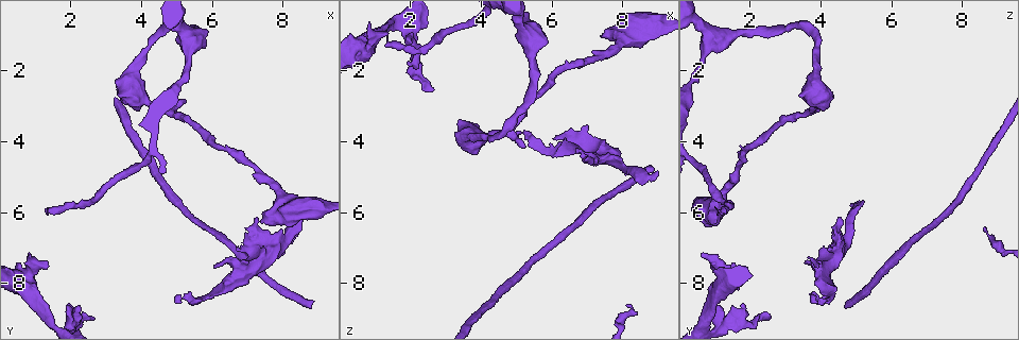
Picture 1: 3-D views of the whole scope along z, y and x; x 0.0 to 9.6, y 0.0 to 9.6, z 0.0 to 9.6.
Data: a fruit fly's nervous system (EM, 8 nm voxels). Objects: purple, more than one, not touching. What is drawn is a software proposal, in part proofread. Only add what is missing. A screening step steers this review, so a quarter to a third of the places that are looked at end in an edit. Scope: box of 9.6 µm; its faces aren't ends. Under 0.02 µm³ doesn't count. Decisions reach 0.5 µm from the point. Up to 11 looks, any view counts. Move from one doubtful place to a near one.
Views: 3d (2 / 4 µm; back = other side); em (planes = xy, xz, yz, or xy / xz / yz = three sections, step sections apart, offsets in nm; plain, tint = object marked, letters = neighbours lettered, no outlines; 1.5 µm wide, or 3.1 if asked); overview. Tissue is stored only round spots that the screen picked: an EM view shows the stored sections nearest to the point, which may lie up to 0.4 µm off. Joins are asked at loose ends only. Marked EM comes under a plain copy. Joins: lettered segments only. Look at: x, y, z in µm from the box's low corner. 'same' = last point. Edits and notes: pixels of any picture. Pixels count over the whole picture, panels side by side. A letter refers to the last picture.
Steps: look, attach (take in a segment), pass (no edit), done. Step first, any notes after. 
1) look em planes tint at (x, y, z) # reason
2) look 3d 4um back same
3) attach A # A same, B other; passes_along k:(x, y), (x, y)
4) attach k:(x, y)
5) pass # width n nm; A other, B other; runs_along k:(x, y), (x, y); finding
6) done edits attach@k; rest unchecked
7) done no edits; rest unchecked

look 3d 4um at (4.95, 8.55, 3.90) # an open end

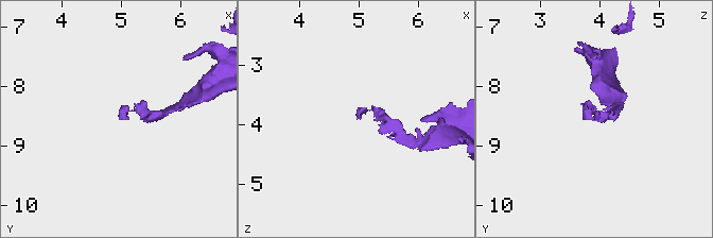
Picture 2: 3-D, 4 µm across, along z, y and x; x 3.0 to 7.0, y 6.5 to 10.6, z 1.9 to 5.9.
look em planes letters at (4.95, 8.50, 3.95)

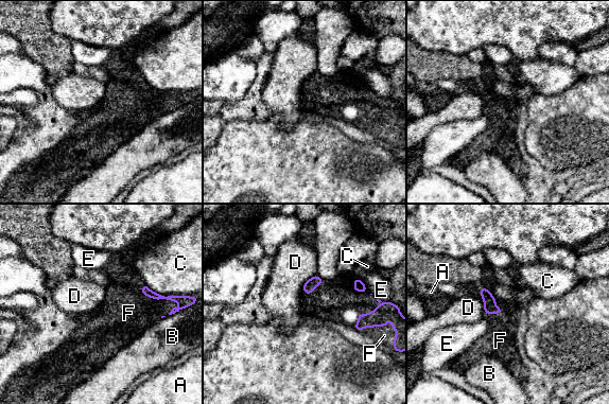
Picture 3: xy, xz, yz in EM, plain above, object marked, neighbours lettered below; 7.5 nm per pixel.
attach F # A other, B other, C other, D other, E other, F same; passes_along 3:(185, 301), (155, 299), (128, 313); it goes on there

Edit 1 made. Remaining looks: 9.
look em xy step 4 tint at (2.65, 9.00, 2.55) # free end

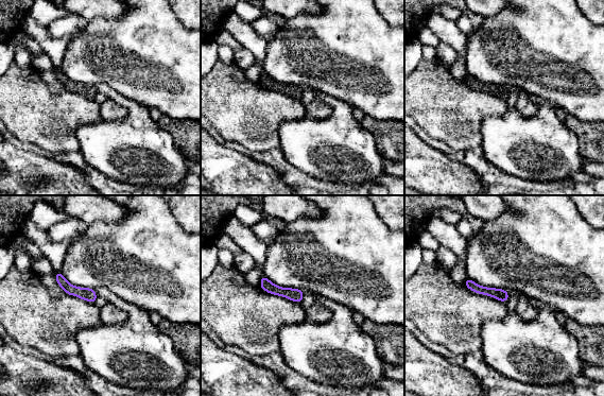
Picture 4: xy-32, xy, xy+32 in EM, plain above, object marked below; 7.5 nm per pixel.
look em planes letters same

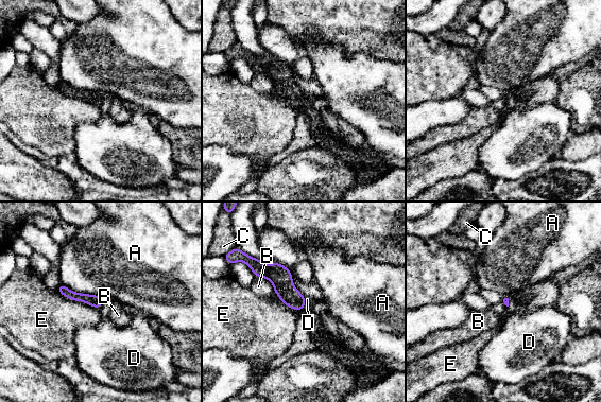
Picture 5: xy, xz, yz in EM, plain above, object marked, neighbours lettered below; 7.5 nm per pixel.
pass # A other, B other, C other, D other, E other; runs_along 5:(255, 263), (268, 272), (301, 306); none of them fits

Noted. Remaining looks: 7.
look em yz step 8 letters at (1.40, 5.95, 1.10) # tapers out

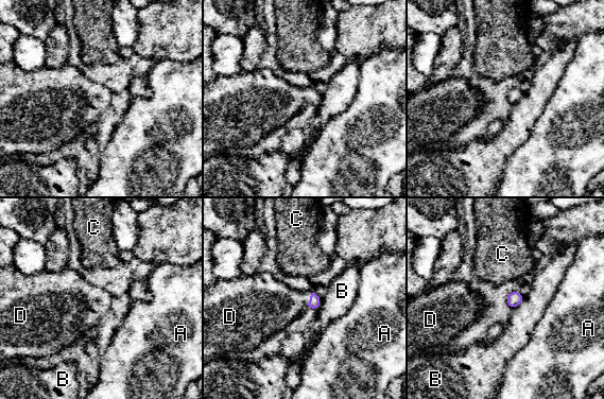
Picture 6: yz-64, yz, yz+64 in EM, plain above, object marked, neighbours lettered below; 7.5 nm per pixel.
look em xz step 4 letters same

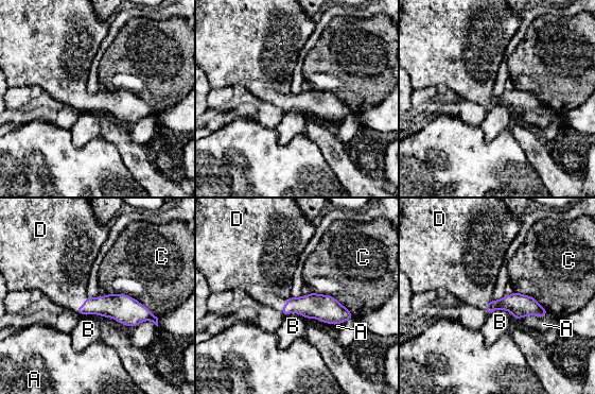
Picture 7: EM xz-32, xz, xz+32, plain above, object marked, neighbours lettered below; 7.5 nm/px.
attach D # A other, B other, C other, D same; passes_along 7:(114, 306), (81, 306), (63, 278); the neuron continues

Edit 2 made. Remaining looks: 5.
look overview

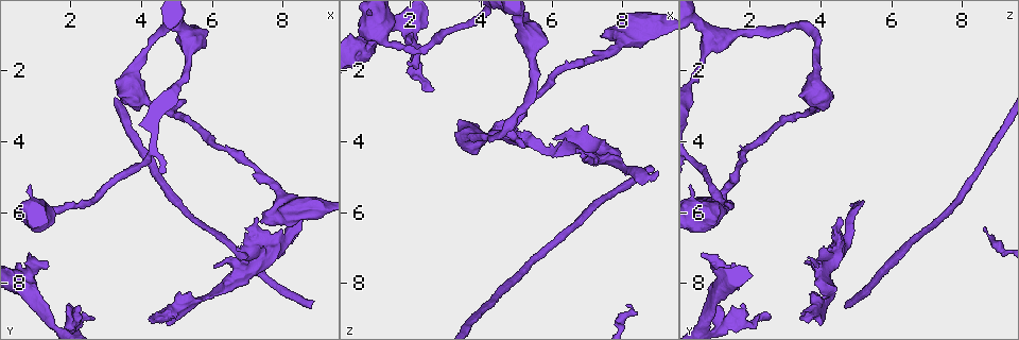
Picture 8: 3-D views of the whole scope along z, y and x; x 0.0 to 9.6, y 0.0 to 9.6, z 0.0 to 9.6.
look em xz step 4 letters at (8.90, 8.55, 4.75) # end of a long branch

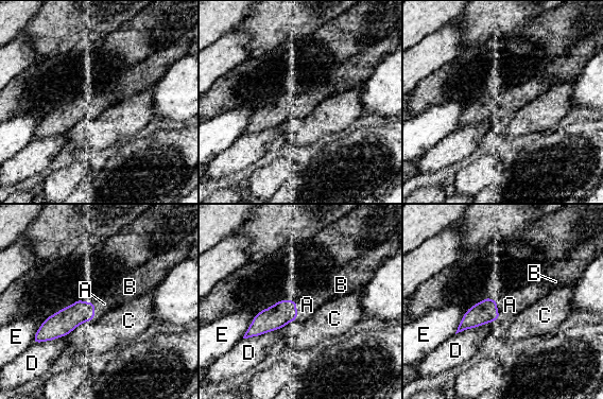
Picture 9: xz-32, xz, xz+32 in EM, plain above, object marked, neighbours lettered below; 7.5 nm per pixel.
look em xy step 4 letters same

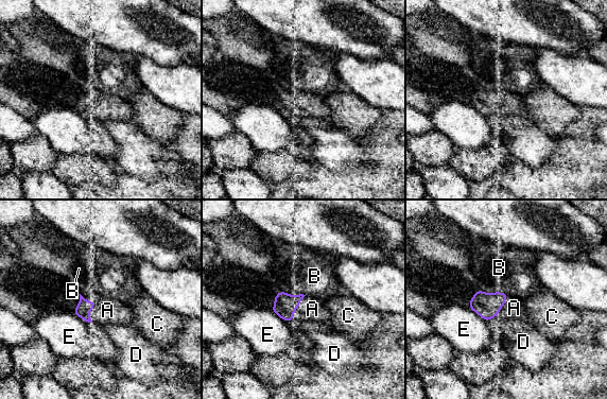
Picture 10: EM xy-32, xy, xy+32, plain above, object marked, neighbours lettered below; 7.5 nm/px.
attach A # longest_contact B 260 nm; A same, B other, C other, D other, E other; the neuron continues

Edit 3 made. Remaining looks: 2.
done edits attach@3, attach@7, attach@10; rest unchecked

